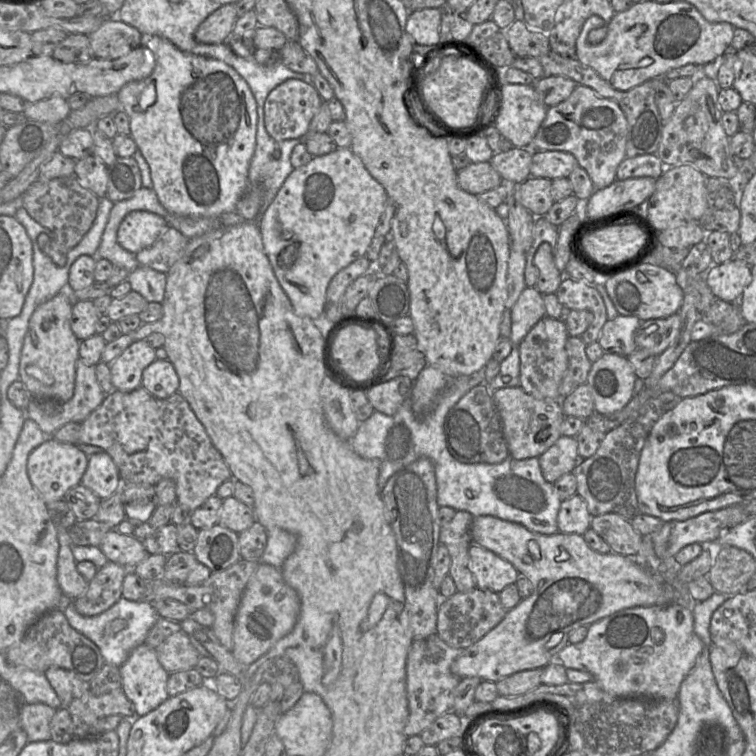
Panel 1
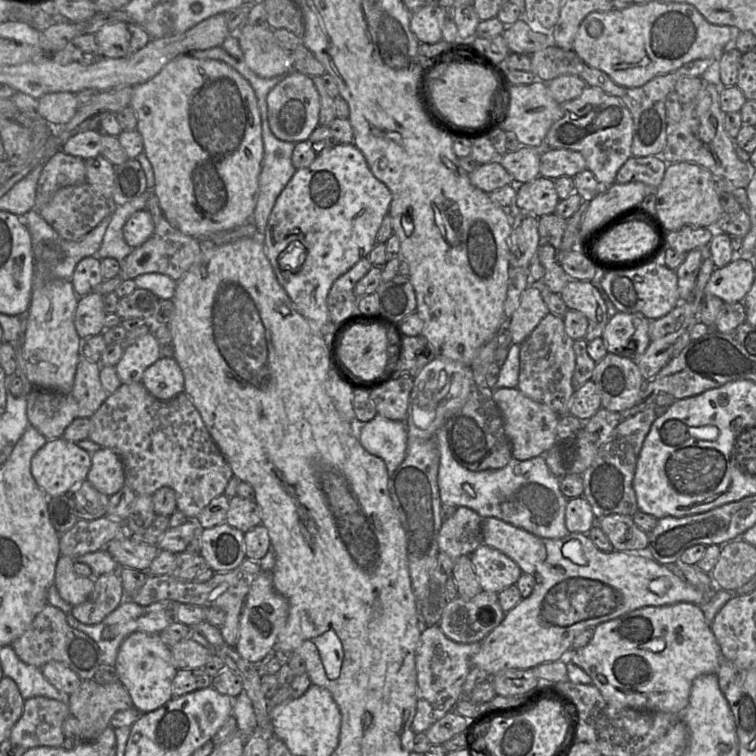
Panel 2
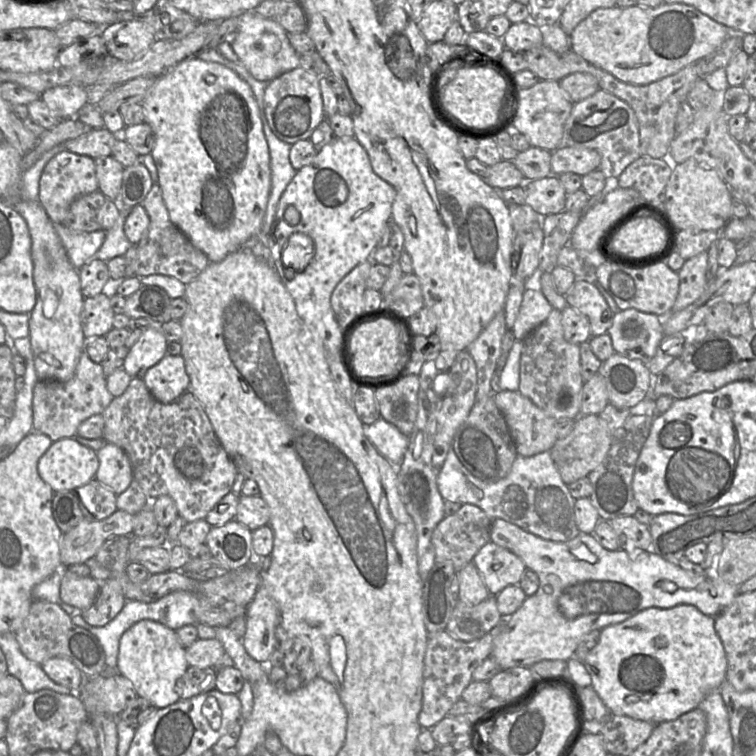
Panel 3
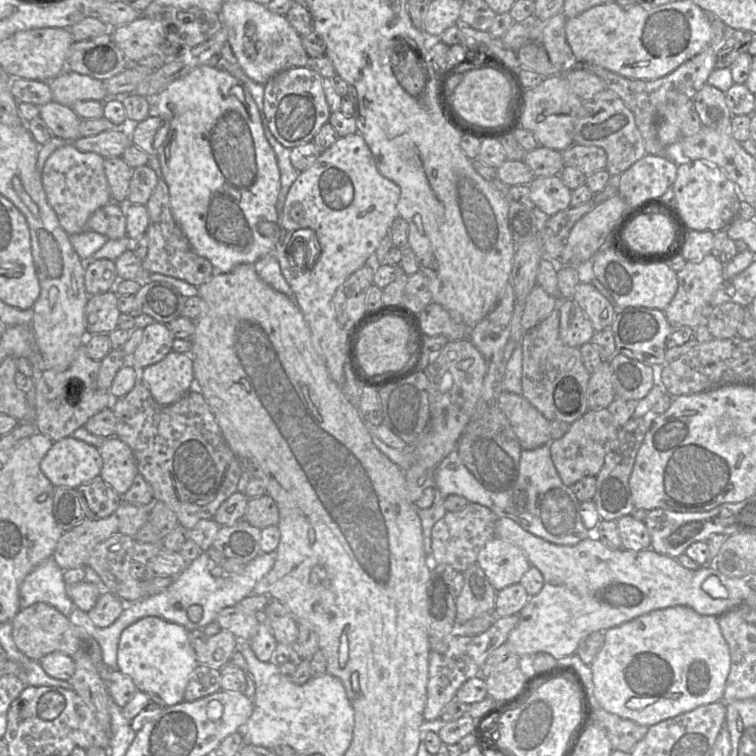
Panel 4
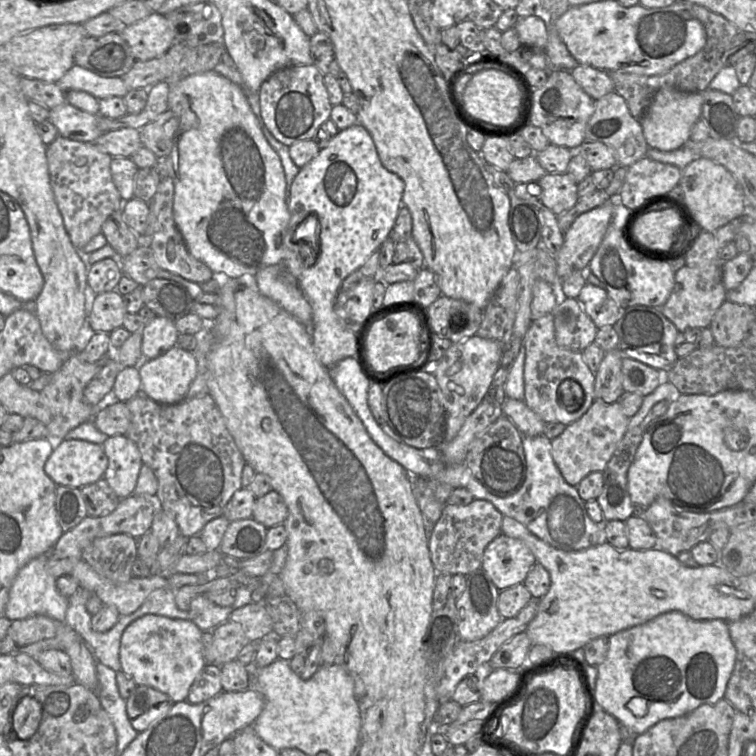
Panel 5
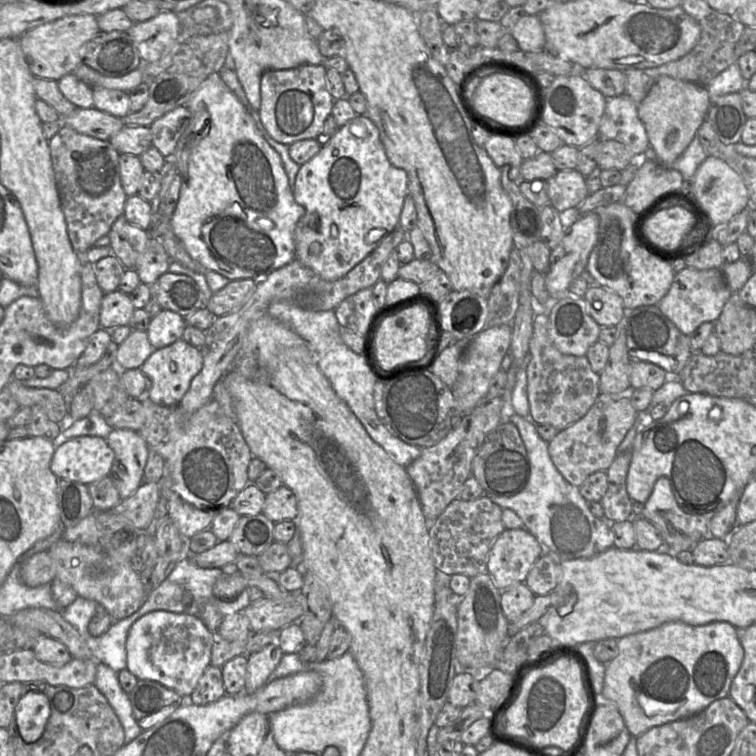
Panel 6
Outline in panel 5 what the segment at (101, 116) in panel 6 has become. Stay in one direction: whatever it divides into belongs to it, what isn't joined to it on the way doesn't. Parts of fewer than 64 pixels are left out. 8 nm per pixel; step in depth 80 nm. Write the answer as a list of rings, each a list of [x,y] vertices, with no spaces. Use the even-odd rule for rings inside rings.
[[[68,102],[50,109],[49,121],[57,128],[58,135],[79,142],[94,142],[100,137],[98,115],[82,111]]]

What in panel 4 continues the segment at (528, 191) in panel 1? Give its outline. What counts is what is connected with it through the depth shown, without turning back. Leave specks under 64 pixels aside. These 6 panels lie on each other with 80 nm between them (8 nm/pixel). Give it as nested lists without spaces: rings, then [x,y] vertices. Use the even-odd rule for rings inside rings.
[[[559,175],[535,177],[529,187],[530,197],[541,216],[552,216],[570,207],[572,191]]]

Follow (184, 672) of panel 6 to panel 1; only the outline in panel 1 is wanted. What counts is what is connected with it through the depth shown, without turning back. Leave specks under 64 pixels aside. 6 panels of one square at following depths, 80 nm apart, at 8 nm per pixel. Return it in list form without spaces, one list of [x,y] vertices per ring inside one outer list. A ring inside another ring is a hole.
[[[139,645],[119,671],[121,689],[132,703],[135,716],[148,714],[169,698],[167,681],[170,674],[159,663],[155,648]]]

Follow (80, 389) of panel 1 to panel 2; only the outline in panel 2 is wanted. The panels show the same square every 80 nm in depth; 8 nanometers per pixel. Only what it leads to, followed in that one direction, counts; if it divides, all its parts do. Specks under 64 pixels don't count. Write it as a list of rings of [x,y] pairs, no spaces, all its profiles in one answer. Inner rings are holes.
[[[80,353],[74,385],[69,393],[46,391],[34,388],[27,396],[27,417],[34,427],[47,440],[61,438],[65,429],[76,418],[90,418],[106,400],[108,394],[100,382],[100,363],[89,361]]]

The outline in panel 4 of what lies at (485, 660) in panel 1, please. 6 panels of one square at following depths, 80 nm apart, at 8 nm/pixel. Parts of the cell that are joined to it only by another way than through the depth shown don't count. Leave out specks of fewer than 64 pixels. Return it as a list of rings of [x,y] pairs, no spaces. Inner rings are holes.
[[[498,518],[495,537],[519,547],[544,578],[541,591],[530,597],[519,611],[519,622],[506,641],[524,662],[540,652],[549,653],[556,659],[574,655],[580,642],[591,633],[608,630],[654,610],[687,606],[700,615],[720,616],[753,593],[747,579],[724,576],[713,565],[690,570],[683,567],[677,559],[657,553],[652,548],[640,551],[611,549],[595,537],[572,546],[557,545],[524,530],[510,518]]]

